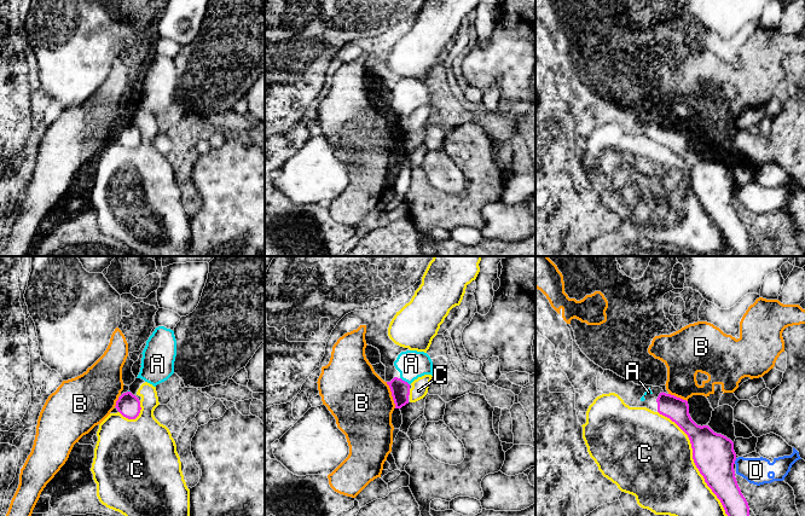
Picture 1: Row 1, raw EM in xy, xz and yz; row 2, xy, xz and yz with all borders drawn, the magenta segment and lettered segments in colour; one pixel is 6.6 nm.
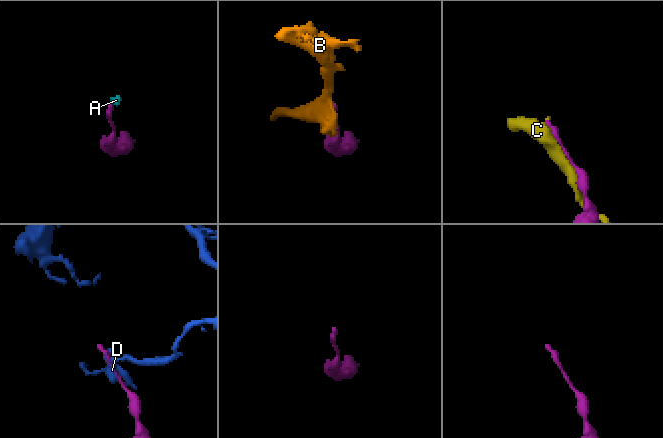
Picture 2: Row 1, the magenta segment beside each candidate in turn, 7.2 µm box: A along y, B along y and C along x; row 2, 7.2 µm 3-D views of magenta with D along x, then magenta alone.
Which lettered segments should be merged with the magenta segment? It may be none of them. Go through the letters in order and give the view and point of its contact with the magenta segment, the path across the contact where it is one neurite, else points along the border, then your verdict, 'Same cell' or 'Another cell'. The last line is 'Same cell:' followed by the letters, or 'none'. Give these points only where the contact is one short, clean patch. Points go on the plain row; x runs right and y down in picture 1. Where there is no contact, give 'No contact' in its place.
A: Touches magenta at xz (404, 110). Path across: xz (400, 119), (404, 110), (411, 93). Same cell
B: Touches magenta at xz (392, 125). Boundary: xz (386, 111), (395, 137). Another cell
C: Touches magenta at yz (694, 191). Another cell
D: Touches magenta at yz (735, 189). Boundary: yz (736, 187), (734, 192). Another cell
Same cell: A

